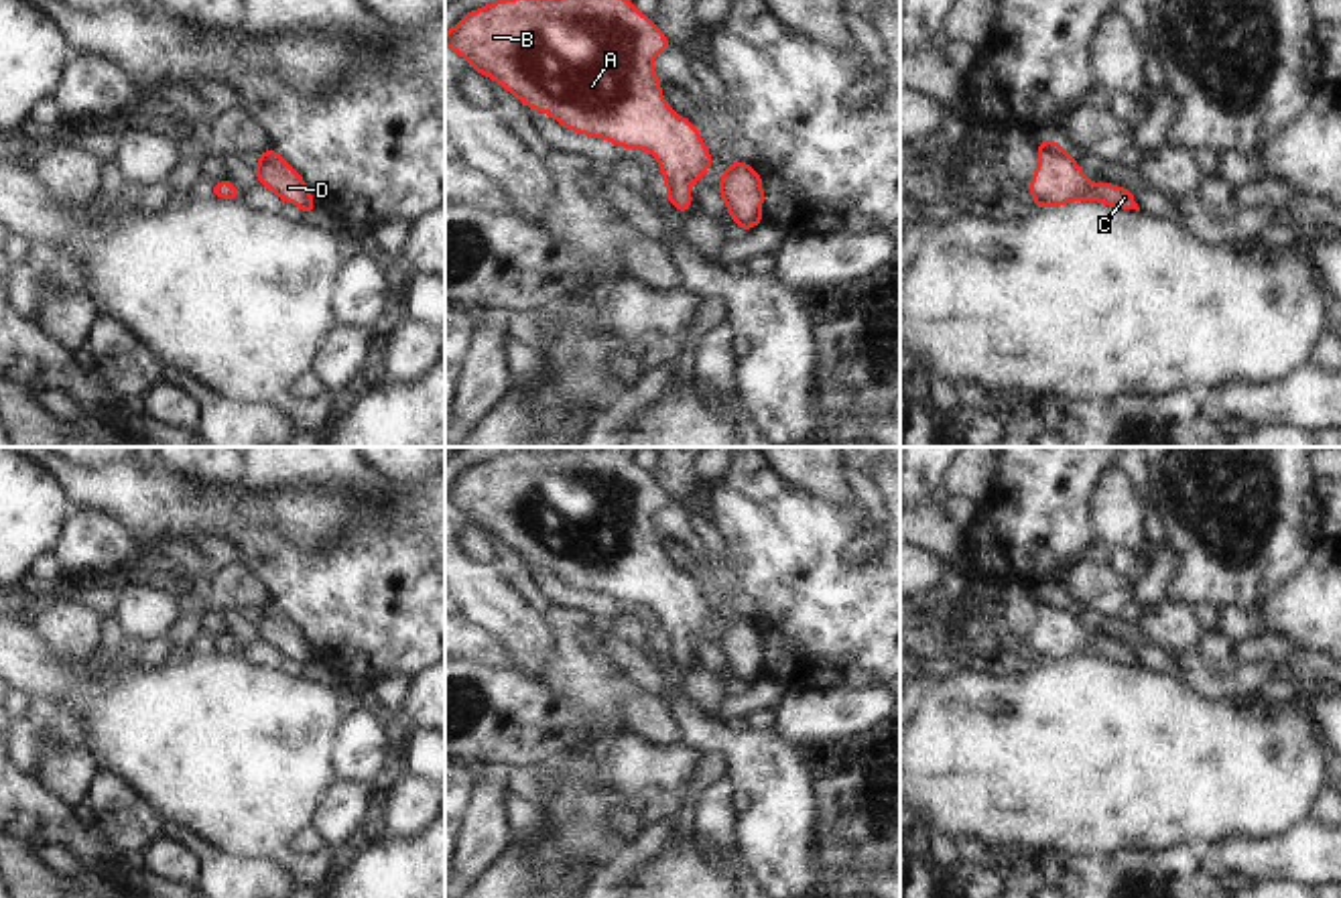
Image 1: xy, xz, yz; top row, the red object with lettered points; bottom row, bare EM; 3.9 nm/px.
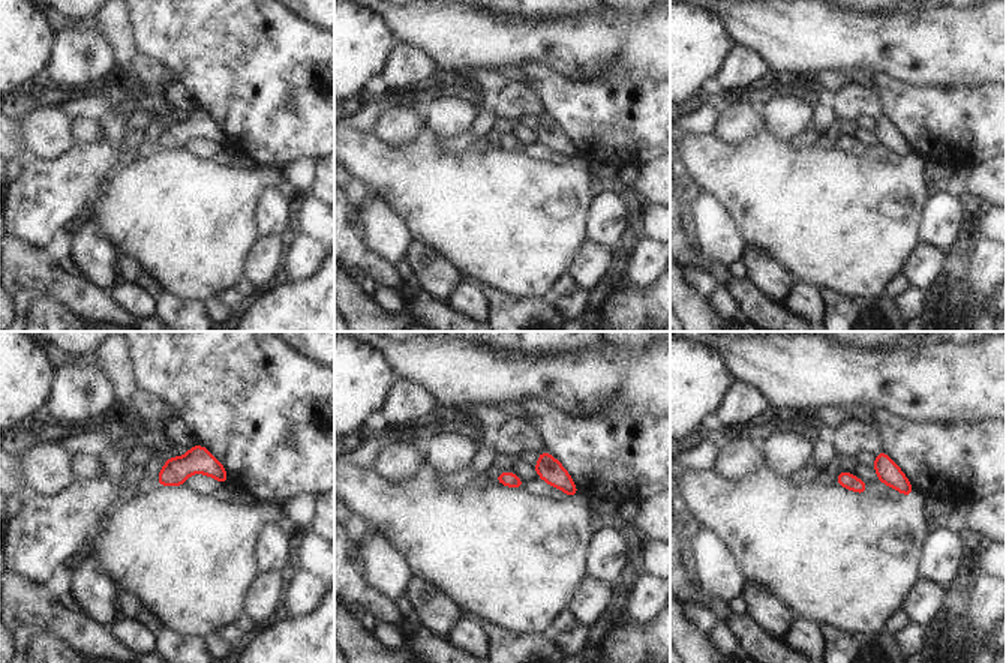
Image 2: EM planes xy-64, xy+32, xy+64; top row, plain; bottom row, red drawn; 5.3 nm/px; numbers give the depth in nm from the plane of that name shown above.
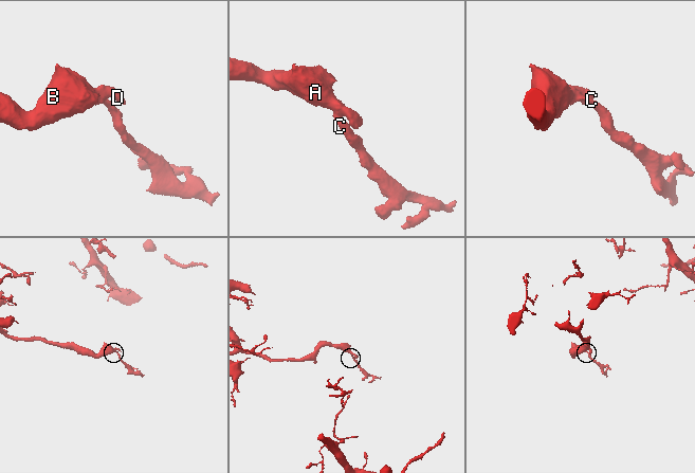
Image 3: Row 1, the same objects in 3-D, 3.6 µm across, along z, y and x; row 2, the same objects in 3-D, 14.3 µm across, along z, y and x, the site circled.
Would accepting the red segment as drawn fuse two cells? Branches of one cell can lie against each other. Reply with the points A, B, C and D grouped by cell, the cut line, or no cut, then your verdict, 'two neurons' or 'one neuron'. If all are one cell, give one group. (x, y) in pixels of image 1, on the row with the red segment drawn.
A B C D; no cut; one neuron

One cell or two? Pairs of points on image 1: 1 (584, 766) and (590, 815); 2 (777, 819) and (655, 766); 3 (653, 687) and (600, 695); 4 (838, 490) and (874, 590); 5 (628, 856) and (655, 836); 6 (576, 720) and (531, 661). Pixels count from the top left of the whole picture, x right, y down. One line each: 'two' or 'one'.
1: two
2: two
3: two
4: two
5: one
6: two

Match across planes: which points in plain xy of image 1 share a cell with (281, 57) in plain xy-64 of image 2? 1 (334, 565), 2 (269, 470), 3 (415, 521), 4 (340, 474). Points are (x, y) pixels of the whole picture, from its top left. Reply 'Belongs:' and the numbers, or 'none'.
Belongs: 1, 2, 4

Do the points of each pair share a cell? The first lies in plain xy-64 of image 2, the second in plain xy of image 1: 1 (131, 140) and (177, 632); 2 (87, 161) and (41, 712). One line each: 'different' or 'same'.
1: same
2: same

